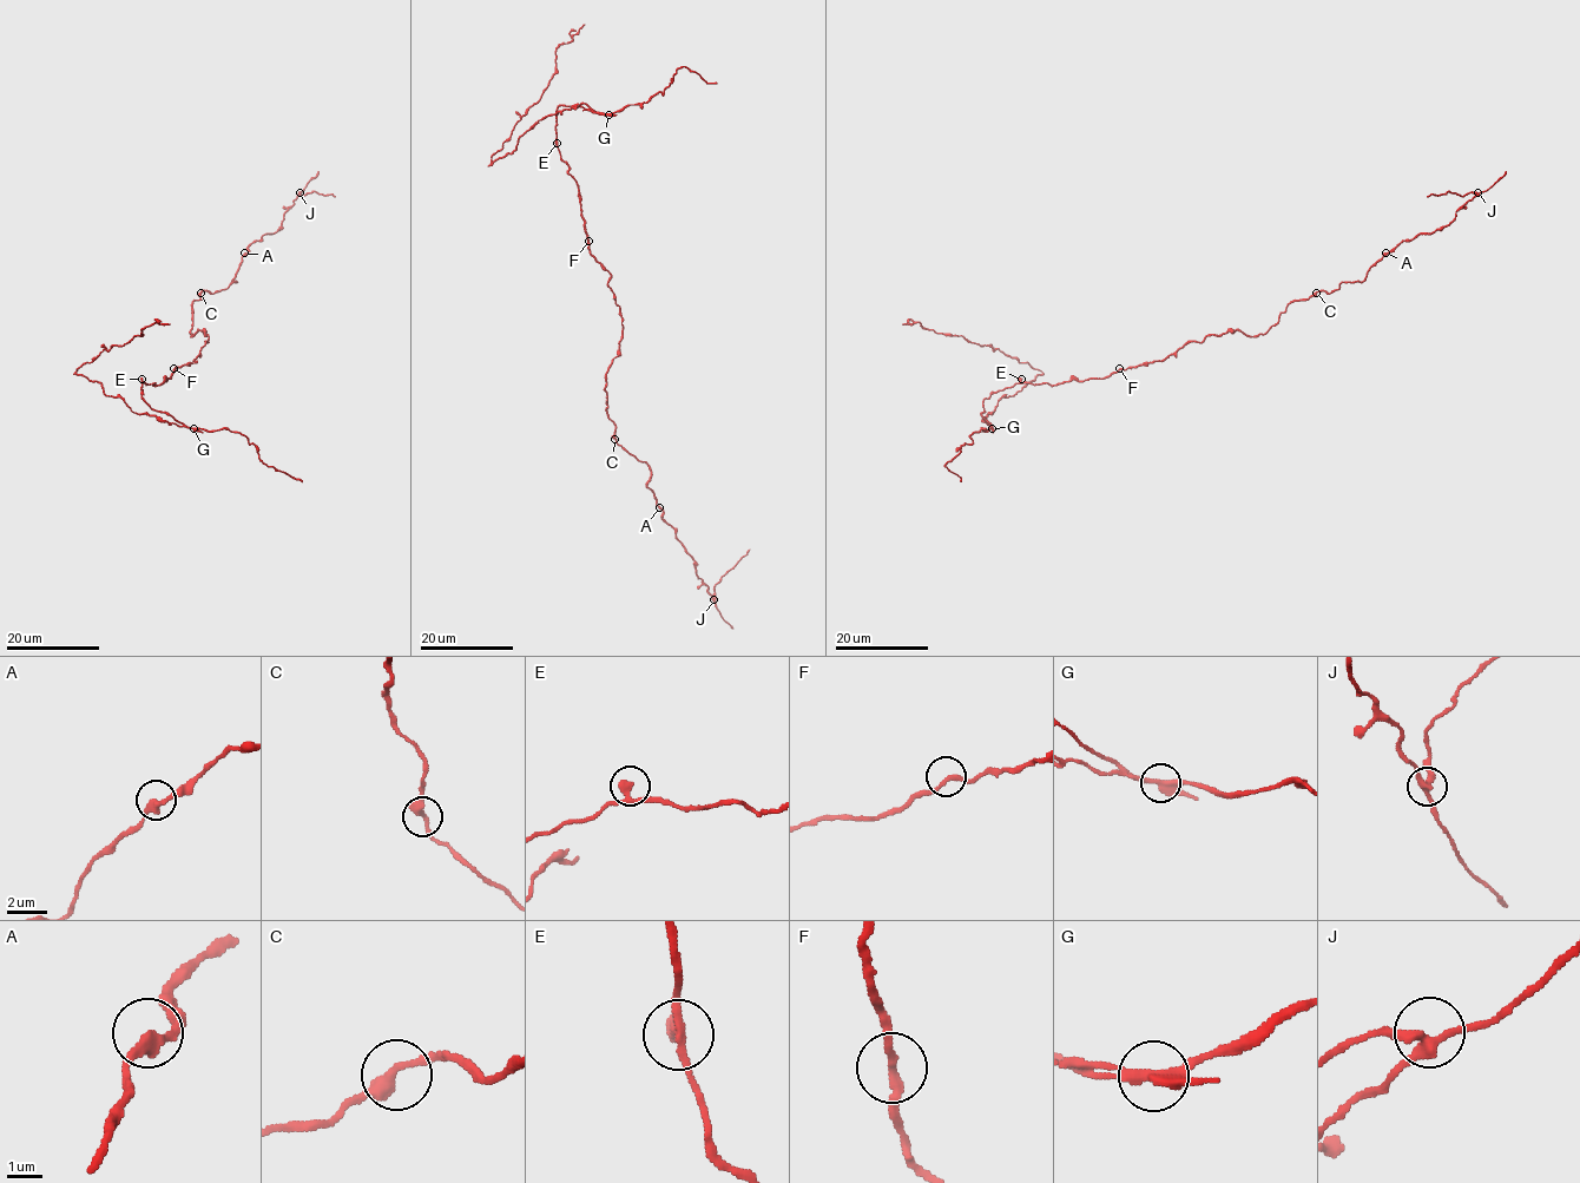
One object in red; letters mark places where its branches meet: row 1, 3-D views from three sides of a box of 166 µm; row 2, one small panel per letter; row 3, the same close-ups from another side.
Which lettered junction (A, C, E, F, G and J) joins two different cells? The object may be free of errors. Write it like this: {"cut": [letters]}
{"cut": ["G"]}

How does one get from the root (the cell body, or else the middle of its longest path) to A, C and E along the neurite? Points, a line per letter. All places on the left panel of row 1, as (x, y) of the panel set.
A: (173, 369), (195, 362), (208, 342), (203, 332), (192, 336), (192, 303), (204, 290), (236, 282), (244, 252)
C: (173, 369), (195, 362), (208, 342), (203, 332), (191, 333), (192, 303), (201, 293)
E: (173, 369), (170, 378), (158, 385), (145, 383), (142, 379)

